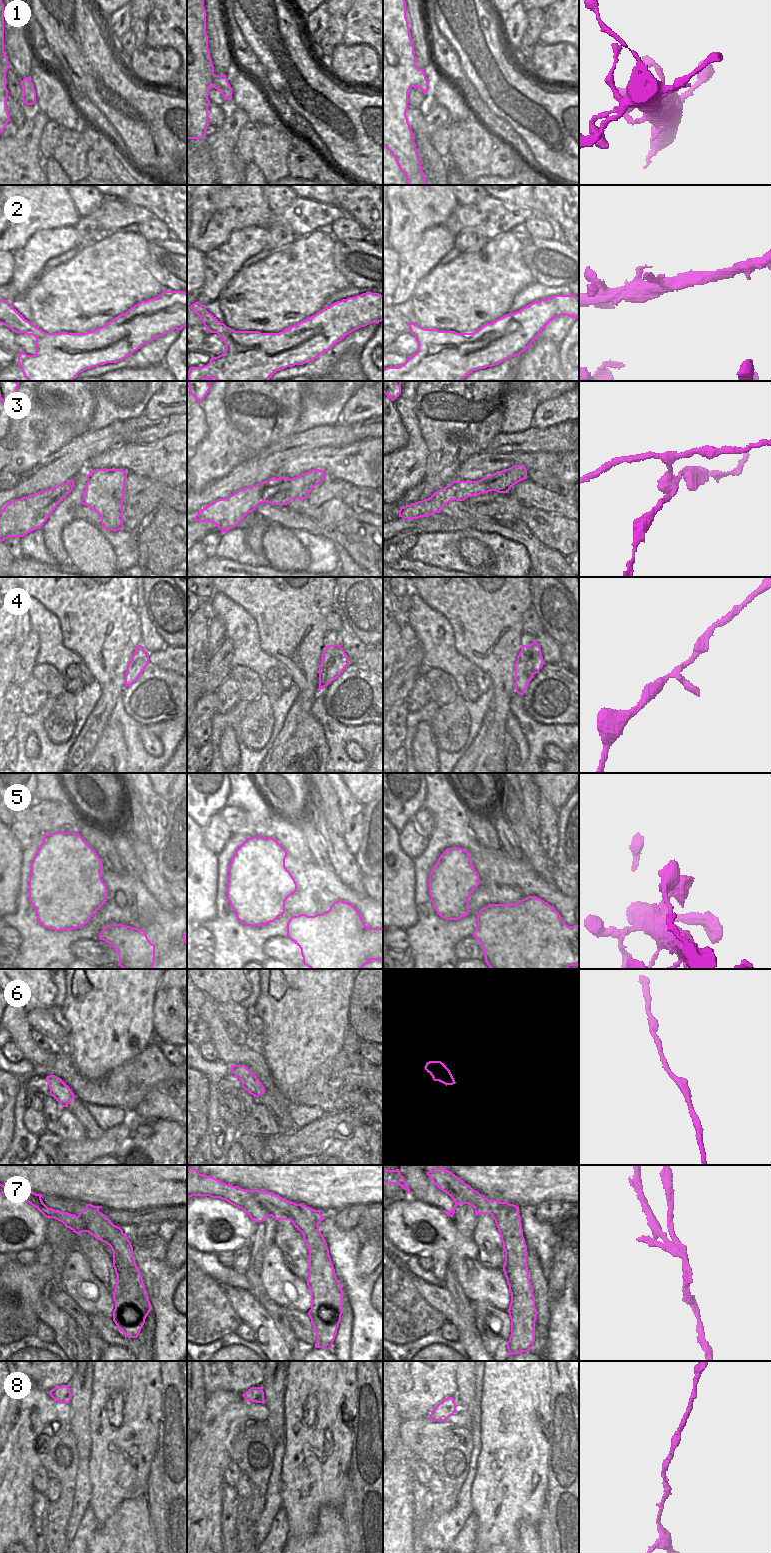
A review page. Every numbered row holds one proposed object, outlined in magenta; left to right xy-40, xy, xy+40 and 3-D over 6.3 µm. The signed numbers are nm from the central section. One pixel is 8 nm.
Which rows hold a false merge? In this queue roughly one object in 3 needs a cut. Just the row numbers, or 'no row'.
3, 4, 7.

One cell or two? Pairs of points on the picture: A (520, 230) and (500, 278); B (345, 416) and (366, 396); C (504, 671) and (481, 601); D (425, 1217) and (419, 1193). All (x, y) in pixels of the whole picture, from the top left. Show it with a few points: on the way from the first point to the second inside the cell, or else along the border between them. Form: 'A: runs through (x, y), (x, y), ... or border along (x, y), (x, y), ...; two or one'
A: border along (511, 231), (521, 237); two
B: runs through (350, 411), (361, 401); one
C: runs through (504, 652), (504, 637), (512, 626), (500, 620); one
D: border along (410, 1197), (443, 1210); two

